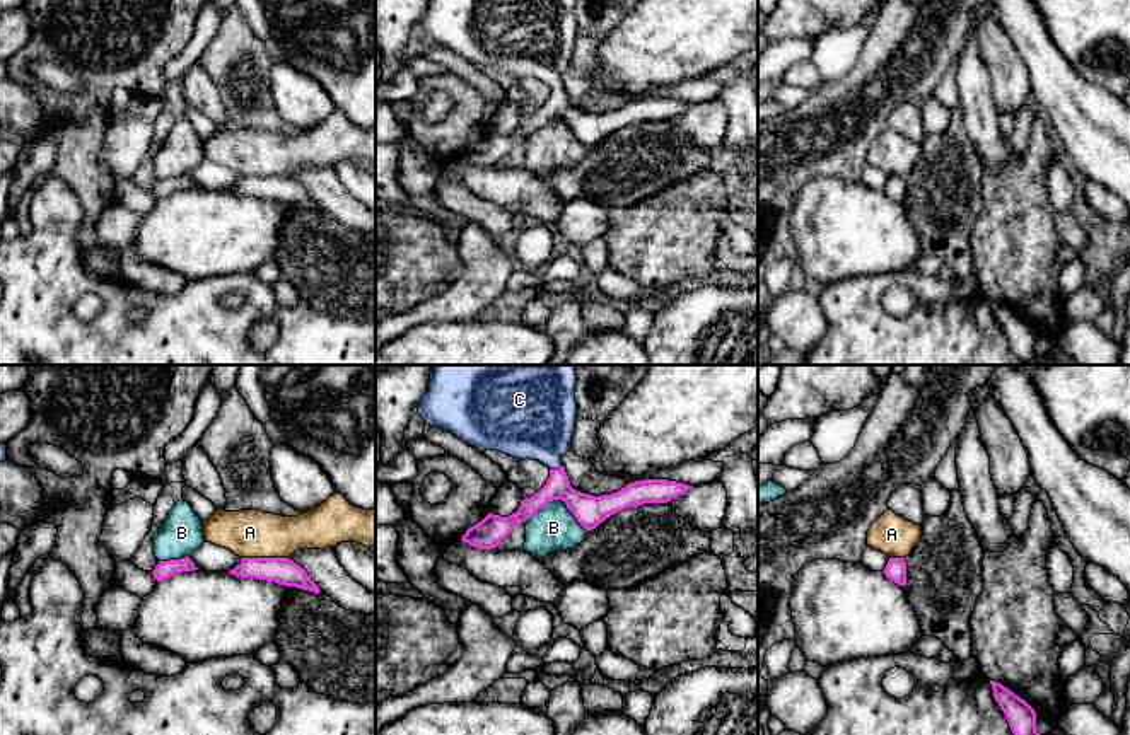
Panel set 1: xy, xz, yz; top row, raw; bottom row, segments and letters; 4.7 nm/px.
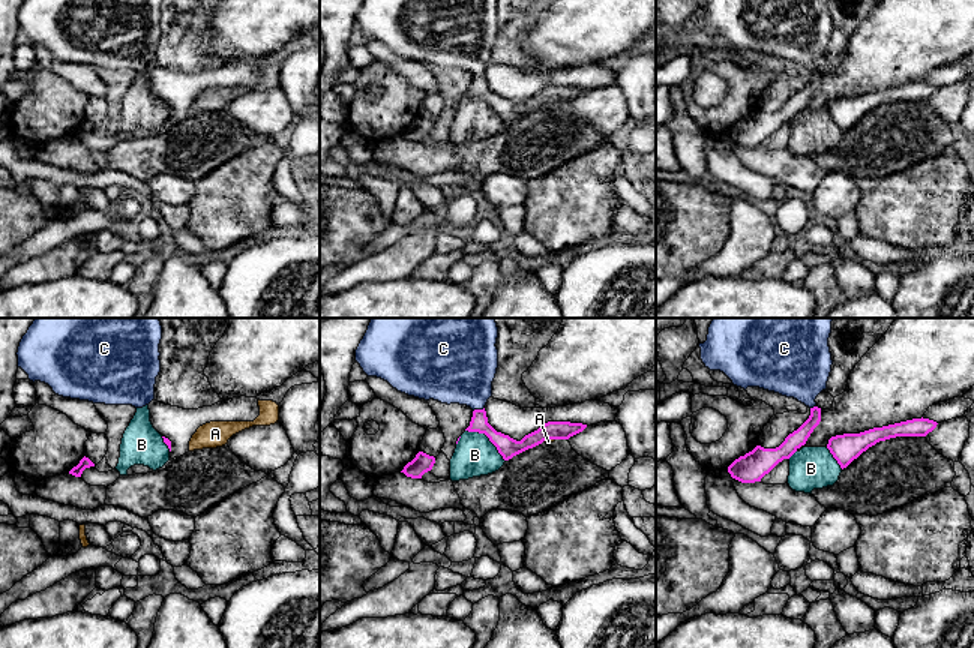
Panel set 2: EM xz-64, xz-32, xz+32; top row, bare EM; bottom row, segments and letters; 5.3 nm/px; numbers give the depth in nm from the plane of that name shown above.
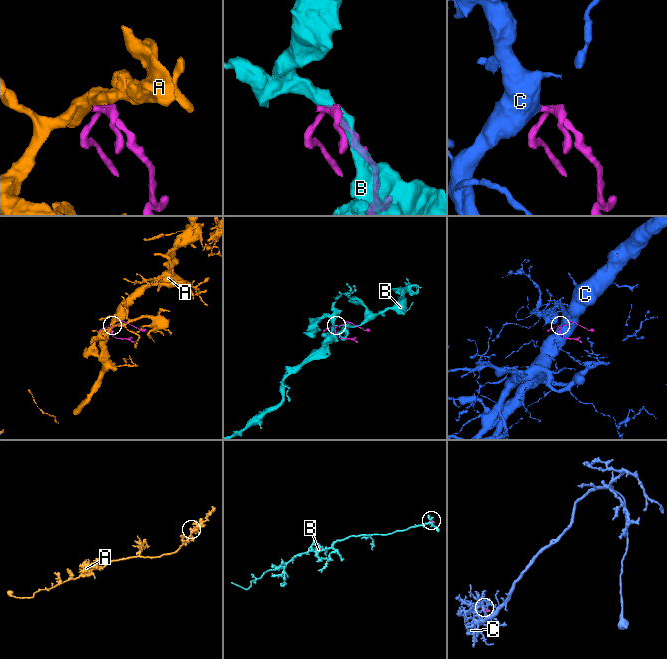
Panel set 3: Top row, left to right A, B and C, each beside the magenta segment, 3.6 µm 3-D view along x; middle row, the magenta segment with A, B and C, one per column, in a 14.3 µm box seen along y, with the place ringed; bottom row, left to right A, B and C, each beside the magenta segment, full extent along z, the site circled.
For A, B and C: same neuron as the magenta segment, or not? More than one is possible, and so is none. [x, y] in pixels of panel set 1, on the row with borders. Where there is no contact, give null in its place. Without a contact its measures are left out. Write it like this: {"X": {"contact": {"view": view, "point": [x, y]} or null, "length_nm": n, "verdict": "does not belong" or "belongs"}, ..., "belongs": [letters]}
{"A": {"contact": {"view": "xy", "point": [265, 558]}, "length_nm": 220, "verdict": "does not belong"}, "B": {"contact": {"view": "xz", "point": [559, 498]}, "length_nm": 300, "verdict": "does not belong"}, "C": {"contact": {"view": "xz", "point": [555, 469]}, "length_nm": 60, "verdict": "belongs"}, "belongs": ["C"]}

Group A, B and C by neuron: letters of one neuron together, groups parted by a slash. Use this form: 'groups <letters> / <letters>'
groups A / B / C

